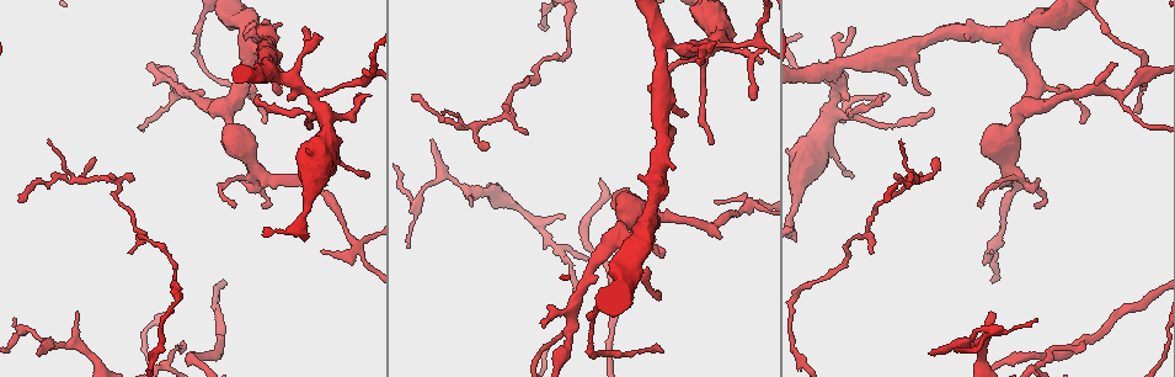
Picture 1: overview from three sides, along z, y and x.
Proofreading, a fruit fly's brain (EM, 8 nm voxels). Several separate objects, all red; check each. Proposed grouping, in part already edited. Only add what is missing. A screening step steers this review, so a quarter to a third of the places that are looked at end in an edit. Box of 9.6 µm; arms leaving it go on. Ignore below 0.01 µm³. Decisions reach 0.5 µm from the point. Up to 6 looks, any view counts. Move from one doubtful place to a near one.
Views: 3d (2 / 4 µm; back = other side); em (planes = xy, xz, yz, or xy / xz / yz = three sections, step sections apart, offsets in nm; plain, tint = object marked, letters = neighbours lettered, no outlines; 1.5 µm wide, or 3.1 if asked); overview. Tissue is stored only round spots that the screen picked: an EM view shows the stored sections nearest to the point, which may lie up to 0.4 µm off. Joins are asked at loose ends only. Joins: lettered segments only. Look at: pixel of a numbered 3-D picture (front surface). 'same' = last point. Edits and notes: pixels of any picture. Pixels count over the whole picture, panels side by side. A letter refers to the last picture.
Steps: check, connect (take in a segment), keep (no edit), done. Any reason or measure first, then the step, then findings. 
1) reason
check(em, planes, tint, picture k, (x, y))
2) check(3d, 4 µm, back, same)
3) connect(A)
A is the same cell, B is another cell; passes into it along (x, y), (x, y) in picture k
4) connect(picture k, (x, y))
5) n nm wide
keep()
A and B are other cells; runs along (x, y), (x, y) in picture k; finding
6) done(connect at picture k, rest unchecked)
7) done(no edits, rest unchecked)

thin end
check(3d, 4 µm, picture 1, (1037, 321))

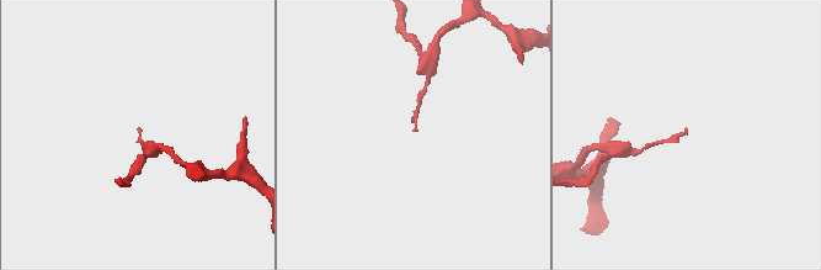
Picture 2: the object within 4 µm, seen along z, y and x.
now the EM
check(em, yz, step 8, tint, picture 2, (416, 130))

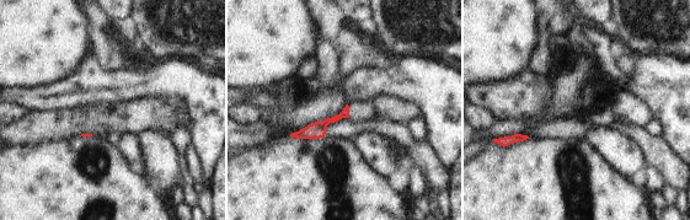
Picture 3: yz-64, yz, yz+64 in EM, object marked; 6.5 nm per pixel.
another direction
check(em, planes, letters, same)

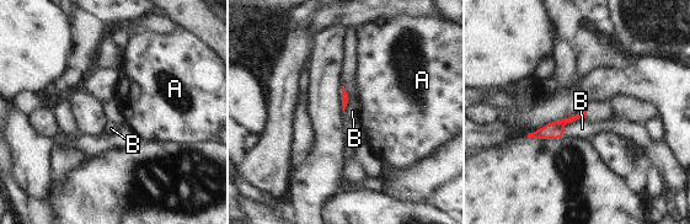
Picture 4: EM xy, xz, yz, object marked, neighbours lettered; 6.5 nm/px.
B touches over 200 nm
keep()
A and B are other cells; runs along (583, 111), (554, 131), (535, 134) in picture 4; none of them fits

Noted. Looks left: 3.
thin end
check(em, xz, step 8, letters, picture 1, (258, 95))

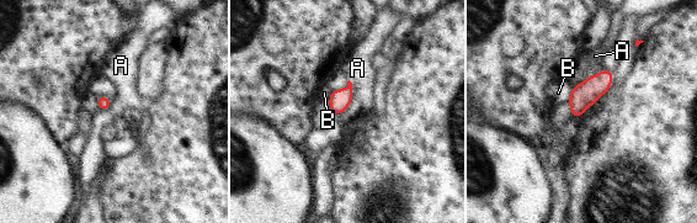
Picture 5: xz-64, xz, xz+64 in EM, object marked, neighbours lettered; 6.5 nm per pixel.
keep()
A and B are other cells; border along (349, 79), (352, 100), (338, 116) in picture 5; none of them fits

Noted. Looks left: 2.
an open end
check(em, planes, tint, picture 1, (715, 43))

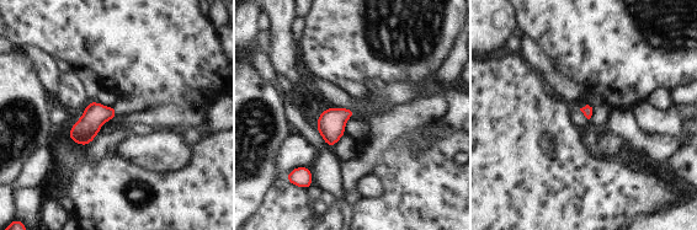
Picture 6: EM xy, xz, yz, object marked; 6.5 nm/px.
check(em, planes, letters, same)

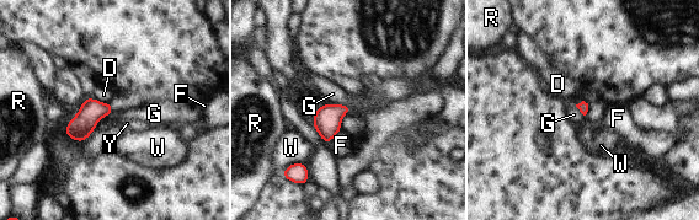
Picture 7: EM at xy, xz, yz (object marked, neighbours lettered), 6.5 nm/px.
G touches over 160 nm
keep()
D, F, G, R, W and Y are other cells; border along (327, 102), (351, 107) in picture 7; none of them fits

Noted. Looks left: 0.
done(no edits, rest unchecked)

